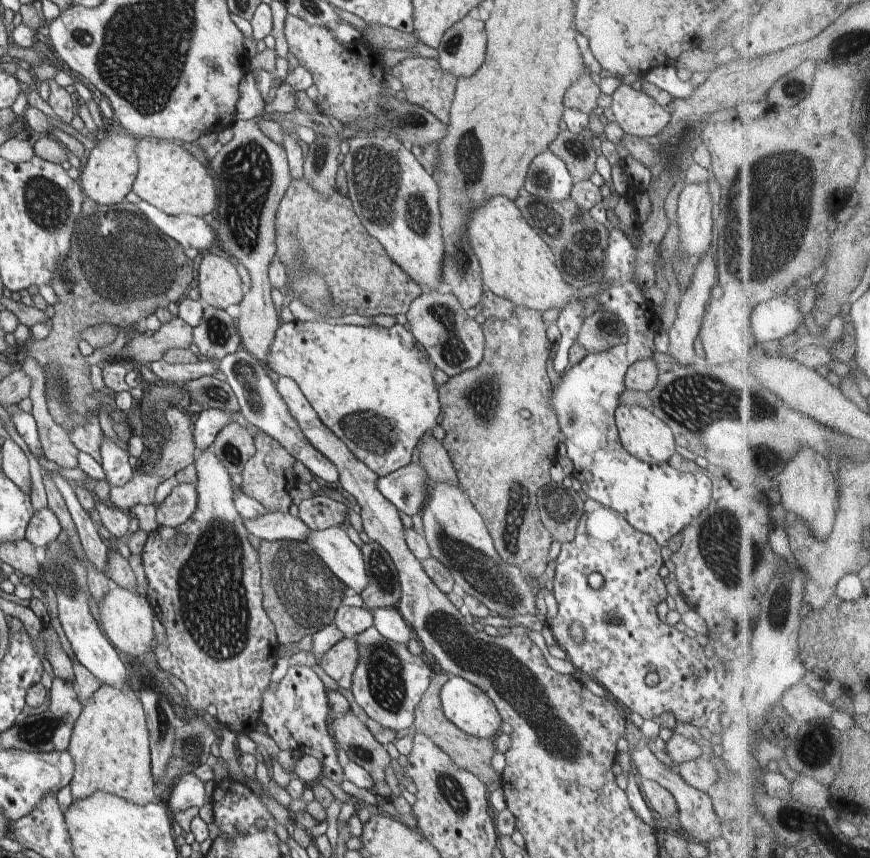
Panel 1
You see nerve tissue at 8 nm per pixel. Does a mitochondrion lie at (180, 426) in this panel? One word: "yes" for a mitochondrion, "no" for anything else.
no

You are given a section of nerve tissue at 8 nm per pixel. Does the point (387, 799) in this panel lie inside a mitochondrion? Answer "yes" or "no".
no

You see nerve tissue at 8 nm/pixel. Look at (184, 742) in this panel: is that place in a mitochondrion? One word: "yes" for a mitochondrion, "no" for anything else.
yes

